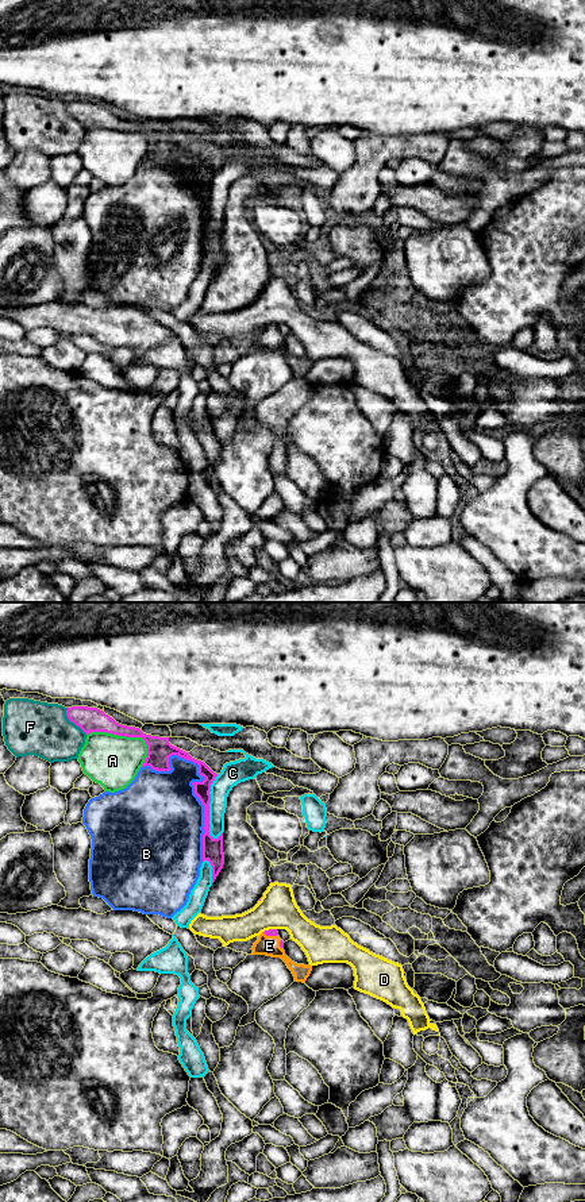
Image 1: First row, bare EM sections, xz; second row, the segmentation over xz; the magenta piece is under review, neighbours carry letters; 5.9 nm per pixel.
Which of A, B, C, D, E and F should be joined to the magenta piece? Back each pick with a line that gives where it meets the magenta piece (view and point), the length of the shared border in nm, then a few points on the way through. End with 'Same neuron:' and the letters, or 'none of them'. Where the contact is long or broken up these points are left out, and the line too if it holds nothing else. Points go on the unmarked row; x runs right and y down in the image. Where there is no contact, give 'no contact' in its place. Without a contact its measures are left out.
E: meets magenta in xz at (270, 330); contact 100 nm long; runs through xz (272, 327), (270, 330), (269, 341)
Same neuron: E

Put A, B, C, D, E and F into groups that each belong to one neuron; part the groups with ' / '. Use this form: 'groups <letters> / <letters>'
groups A / B / C / D / E / F

